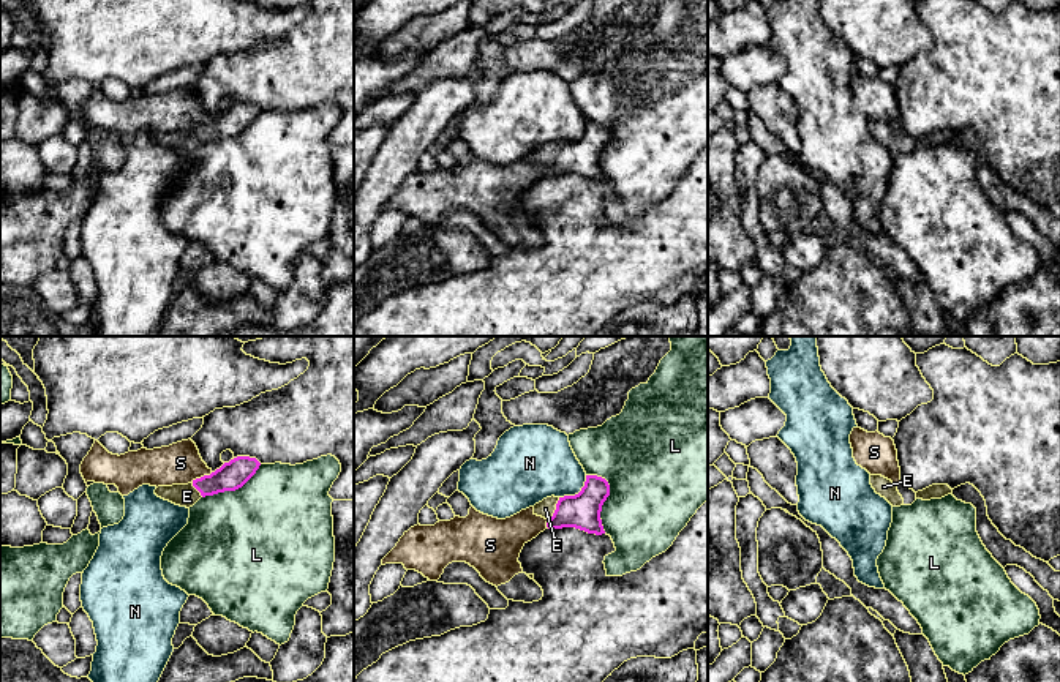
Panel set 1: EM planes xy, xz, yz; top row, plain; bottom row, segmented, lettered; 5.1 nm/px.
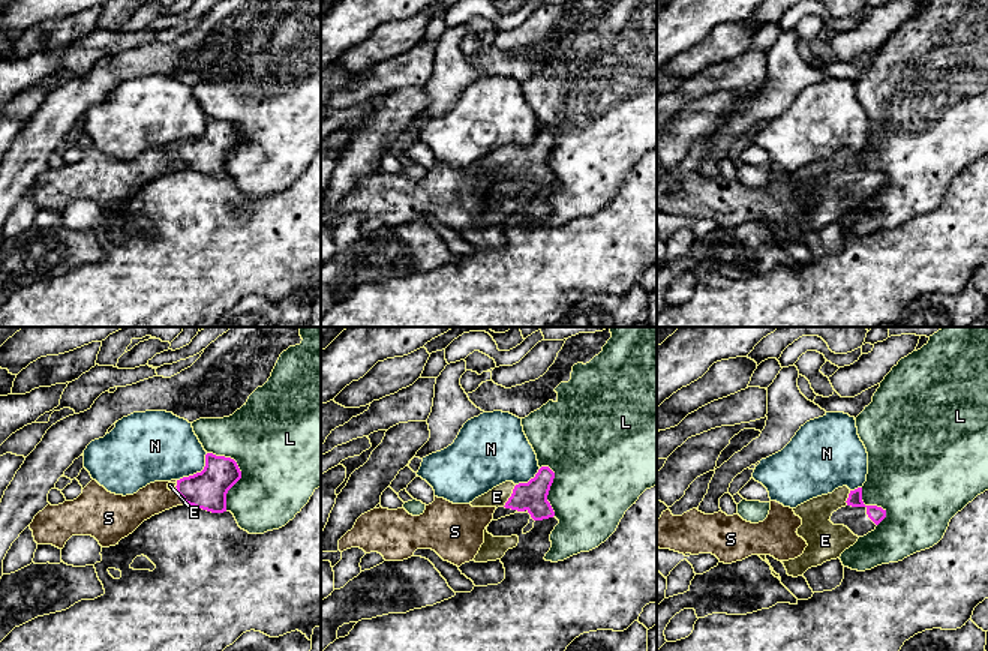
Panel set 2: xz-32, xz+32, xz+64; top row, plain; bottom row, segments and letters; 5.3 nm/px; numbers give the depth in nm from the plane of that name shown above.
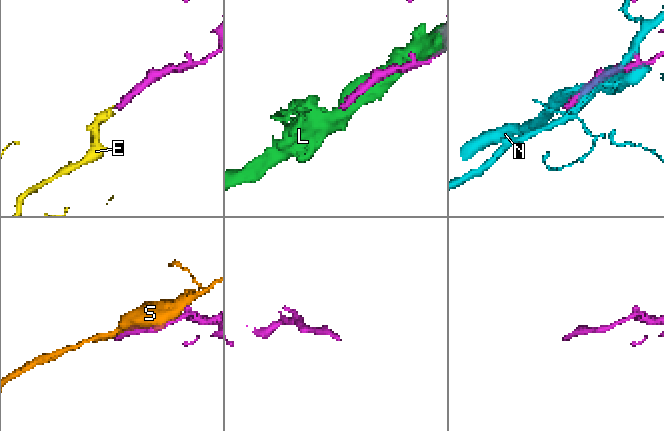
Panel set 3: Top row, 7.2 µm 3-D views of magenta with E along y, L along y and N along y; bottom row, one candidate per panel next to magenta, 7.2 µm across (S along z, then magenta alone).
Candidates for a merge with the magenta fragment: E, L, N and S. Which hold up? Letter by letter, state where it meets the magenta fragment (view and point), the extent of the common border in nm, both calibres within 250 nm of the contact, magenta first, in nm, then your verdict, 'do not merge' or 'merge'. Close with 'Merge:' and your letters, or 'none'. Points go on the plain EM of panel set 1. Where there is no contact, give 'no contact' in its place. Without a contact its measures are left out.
E: xz (556, 155) | 130 nm | 180/90 nm | merge
L: xz (607, 142) | 320 nm | 180/460 nm | do not merge
N: xz (578, 139) | 180 nm | 180/360 nm | do not merge
S: xy (201, 123) | 120 nm | 150/220 nm | do not merge
Merge: E

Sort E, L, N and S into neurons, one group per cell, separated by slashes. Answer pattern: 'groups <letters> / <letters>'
groups E / L / N / S

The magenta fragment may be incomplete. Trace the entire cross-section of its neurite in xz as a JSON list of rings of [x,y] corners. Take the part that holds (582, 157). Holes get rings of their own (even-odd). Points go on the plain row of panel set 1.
[[[586,122],[585,133],[575,142],[547,144],[534,152],[534,161],[547,166],[548,175],[575,174],[588,180],[605,180],[600,158],[610,142],[610,131],[597,122]]]

